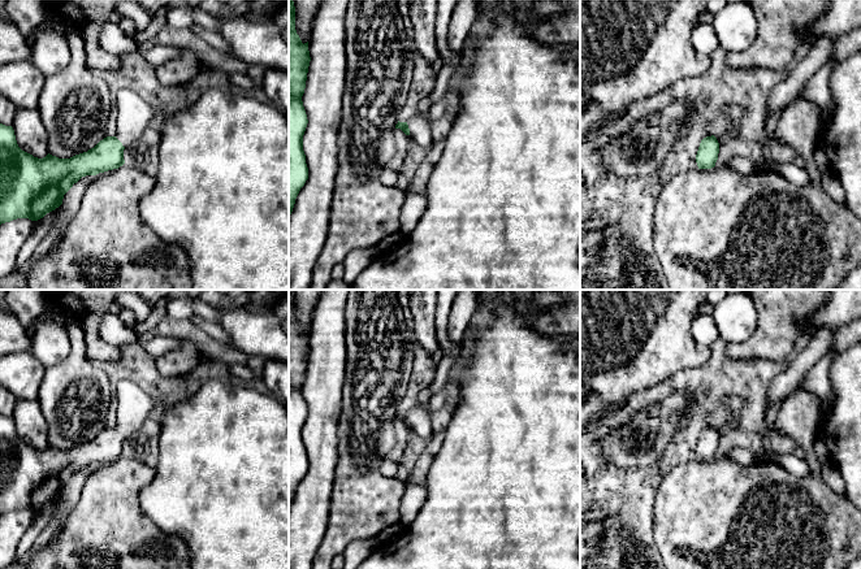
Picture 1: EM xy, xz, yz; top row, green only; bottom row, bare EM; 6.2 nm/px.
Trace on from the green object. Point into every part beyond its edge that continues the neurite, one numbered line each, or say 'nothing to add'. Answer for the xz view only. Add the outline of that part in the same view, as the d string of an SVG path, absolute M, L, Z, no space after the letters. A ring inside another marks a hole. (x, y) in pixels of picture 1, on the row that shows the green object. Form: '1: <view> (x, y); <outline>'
1: xz (420, 126); M419 113L417 116L407 121L410 129L410 138L415 140L419 145L428 147L430 145L432 127L433 123L429 120L428 114Z

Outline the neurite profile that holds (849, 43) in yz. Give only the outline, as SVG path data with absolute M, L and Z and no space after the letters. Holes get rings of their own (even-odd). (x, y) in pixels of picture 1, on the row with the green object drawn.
M861 27L854 29L835 40L828 61L832 61L836 65L858 51L861 51Z

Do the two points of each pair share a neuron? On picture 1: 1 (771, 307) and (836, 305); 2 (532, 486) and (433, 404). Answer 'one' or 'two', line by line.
1: two
2: two

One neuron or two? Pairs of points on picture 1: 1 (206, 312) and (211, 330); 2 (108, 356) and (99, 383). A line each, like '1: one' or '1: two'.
1: two
2: two

